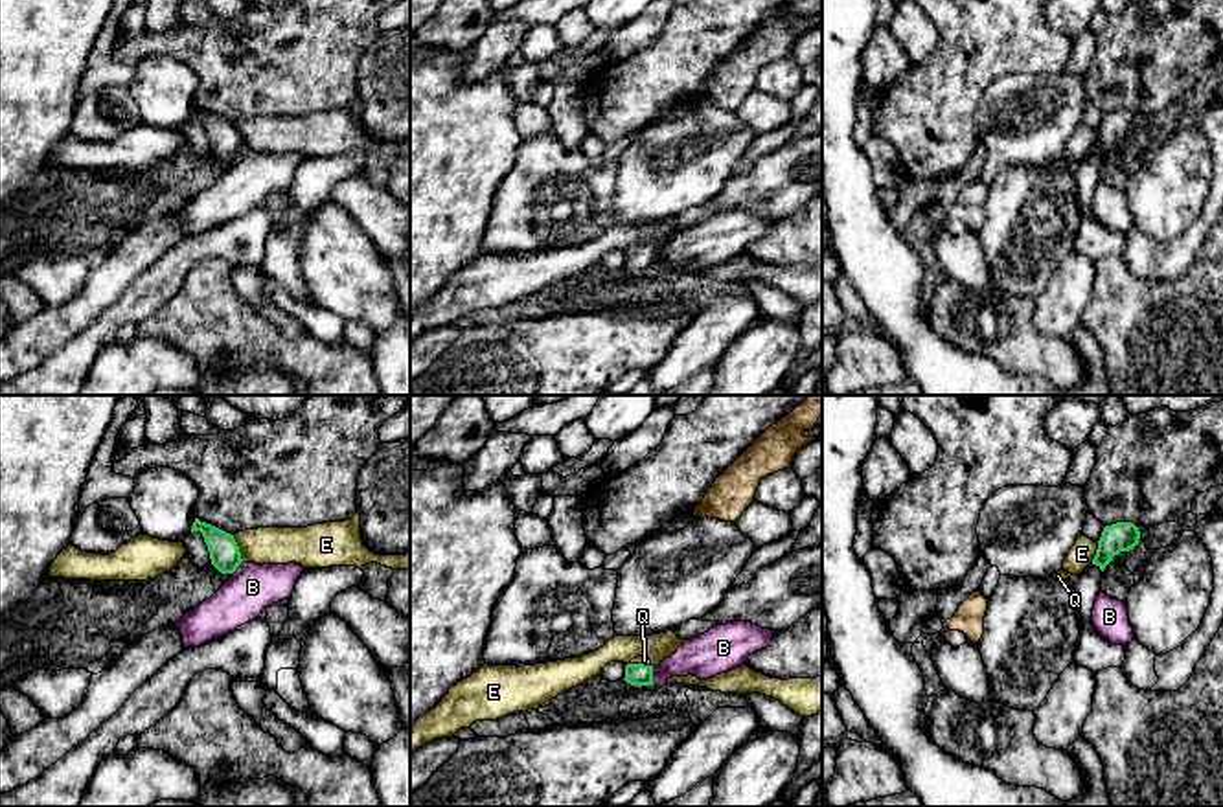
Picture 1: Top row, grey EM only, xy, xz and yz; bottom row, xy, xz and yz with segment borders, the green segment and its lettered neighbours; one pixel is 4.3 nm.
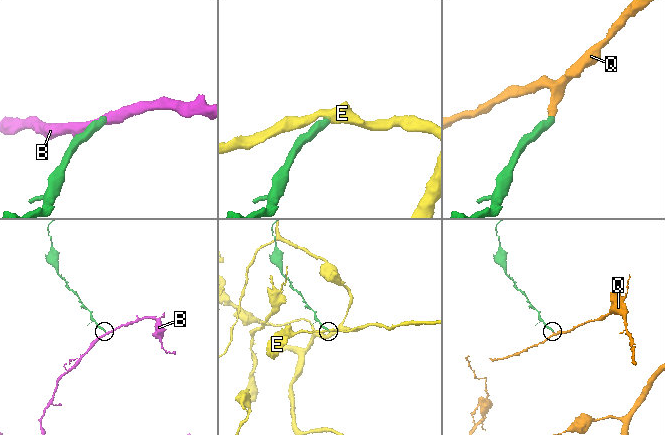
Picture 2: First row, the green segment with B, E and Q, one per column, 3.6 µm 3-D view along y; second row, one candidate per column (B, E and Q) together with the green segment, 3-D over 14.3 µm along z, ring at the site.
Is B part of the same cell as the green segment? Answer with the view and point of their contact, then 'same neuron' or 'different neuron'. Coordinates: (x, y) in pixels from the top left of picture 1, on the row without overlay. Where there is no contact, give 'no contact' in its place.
meets green in xz at (651, 265); different neuron

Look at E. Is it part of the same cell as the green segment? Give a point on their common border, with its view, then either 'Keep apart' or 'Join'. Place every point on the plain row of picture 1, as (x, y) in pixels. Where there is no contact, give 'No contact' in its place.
Touches green at xy (238, 136). Keep apart

